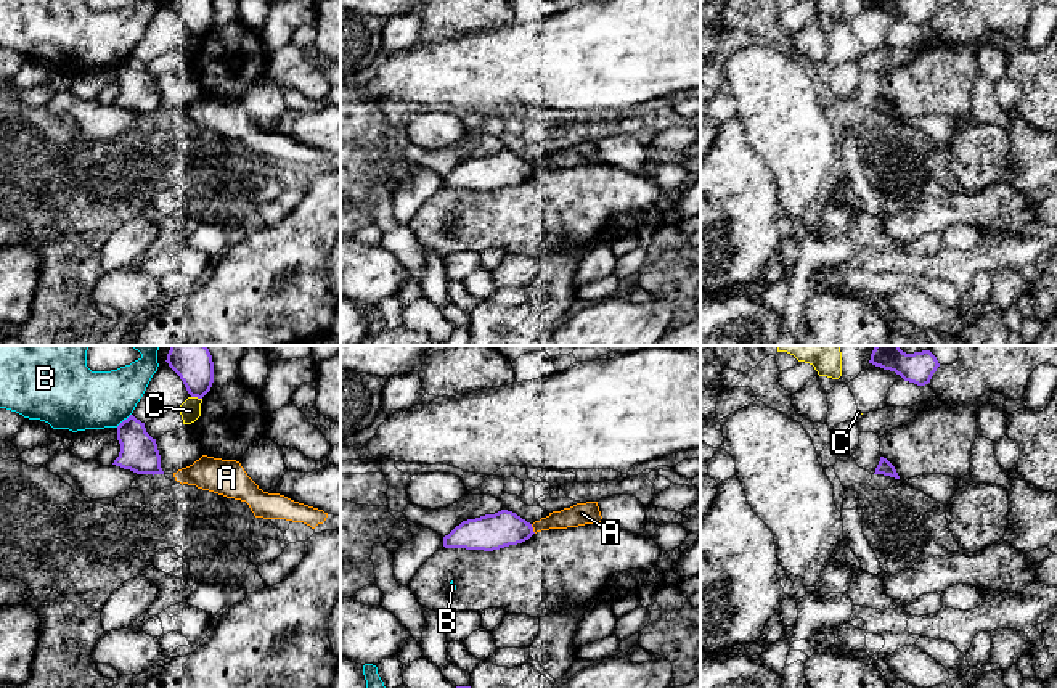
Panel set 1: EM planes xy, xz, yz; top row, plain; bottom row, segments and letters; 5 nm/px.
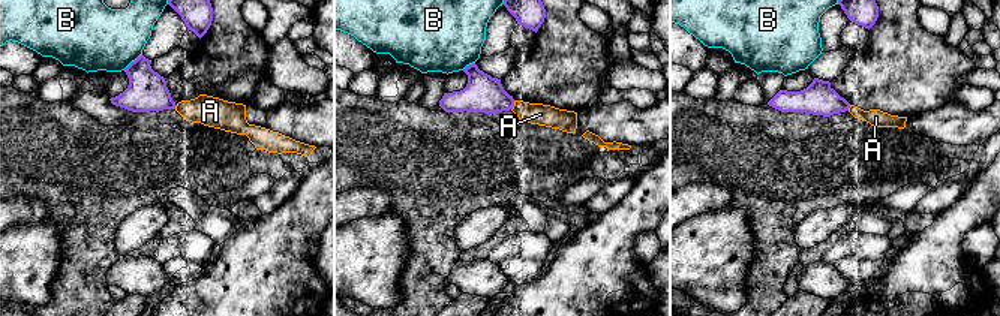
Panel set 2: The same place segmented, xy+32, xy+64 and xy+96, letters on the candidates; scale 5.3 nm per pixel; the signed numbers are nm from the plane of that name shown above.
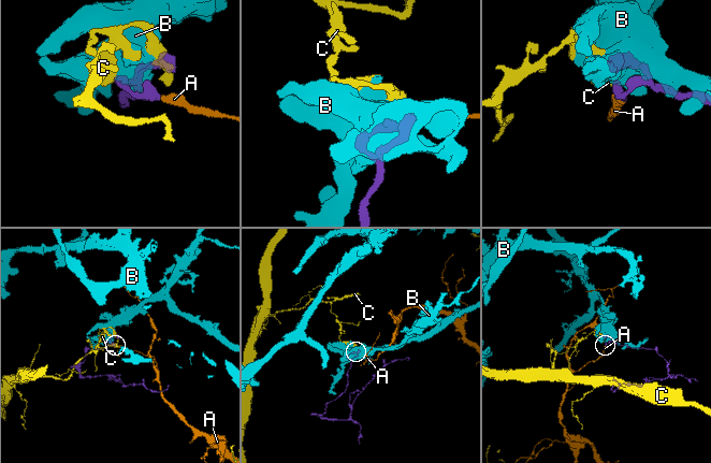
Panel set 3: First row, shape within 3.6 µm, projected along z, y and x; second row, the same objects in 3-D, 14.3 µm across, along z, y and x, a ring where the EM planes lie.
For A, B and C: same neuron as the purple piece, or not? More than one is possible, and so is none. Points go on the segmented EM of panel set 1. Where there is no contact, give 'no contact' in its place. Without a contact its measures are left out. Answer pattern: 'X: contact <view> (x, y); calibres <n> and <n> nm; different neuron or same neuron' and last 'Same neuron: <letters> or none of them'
A: contact xz (532, 529); calibres 180 and 110 nm; different neuron
B: contact xy (124, 420); calibres 190 and 320 nm; different neuron
C: contact xy (196, 396); calibres 200 and 110 nm; different neuron
Same neuron: none of them

